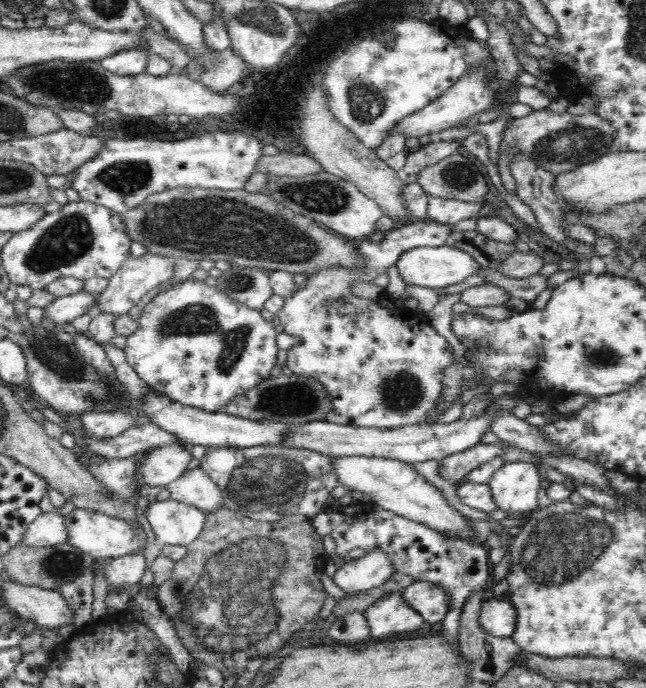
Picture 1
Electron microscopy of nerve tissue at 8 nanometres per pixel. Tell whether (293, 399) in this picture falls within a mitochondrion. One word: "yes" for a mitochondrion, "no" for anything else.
yes

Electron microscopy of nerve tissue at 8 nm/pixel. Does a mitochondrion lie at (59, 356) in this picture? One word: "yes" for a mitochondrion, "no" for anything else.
yes

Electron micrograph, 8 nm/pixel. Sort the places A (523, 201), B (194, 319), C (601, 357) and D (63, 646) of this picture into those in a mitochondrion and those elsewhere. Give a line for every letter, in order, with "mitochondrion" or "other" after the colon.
A: other
B: mitochondrion
C: mitochondrion
D: other

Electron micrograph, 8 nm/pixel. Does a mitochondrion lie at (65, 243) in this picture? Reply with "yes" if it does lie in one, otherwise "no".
yes

